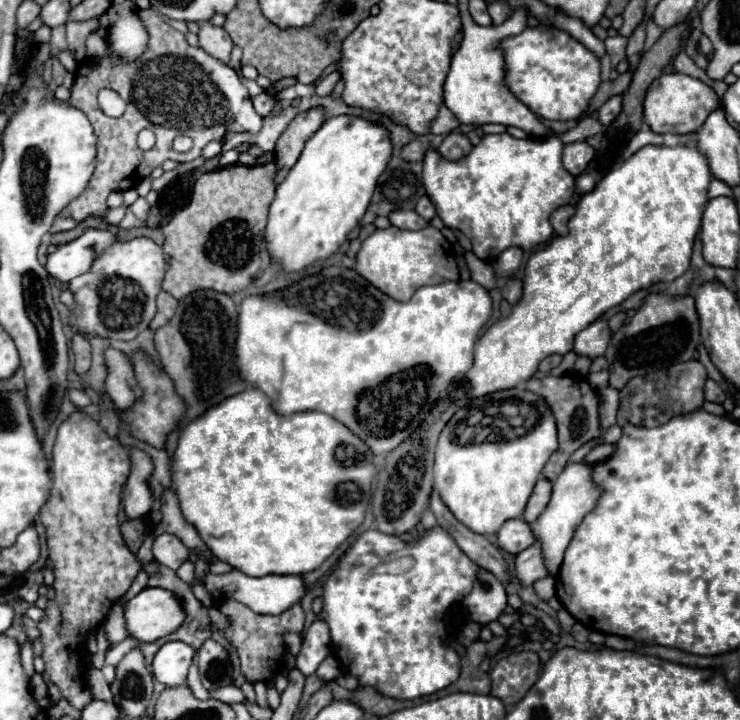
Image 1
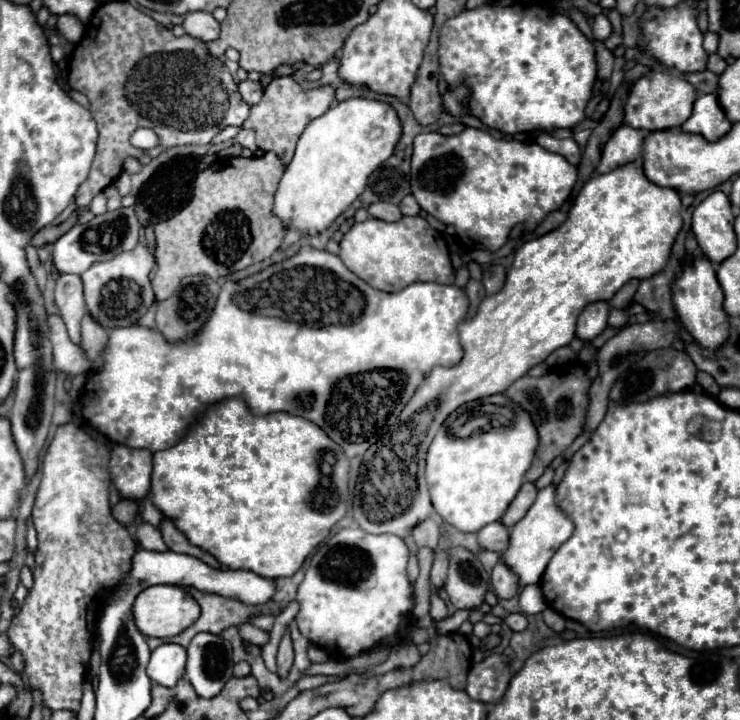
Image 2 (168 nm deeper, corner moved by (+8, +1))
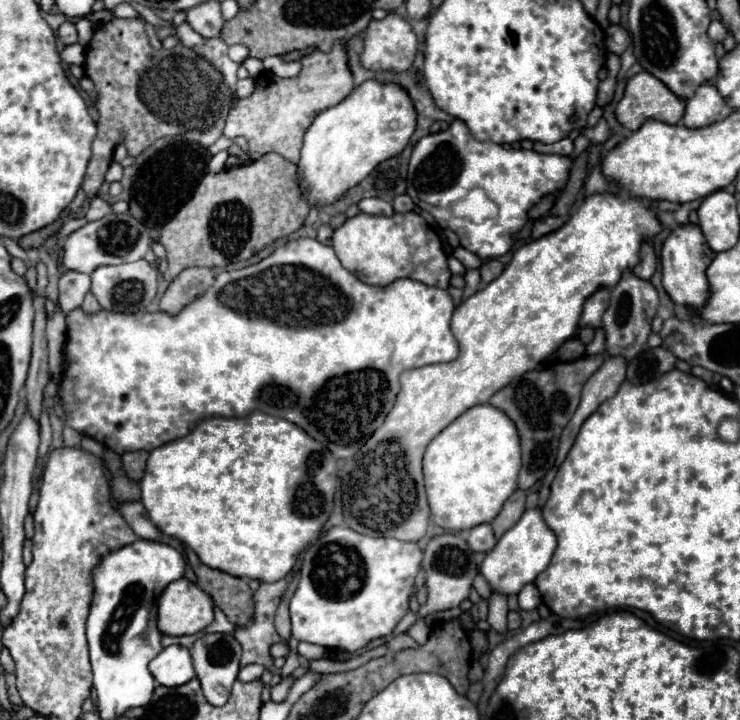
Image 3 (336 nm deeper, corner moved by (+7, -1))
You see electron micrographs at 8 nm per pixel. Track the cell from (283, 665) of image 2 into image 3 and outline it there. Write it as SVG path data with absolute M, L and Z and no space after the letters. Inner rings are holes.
M287 592L279 604L279 610L277 610L277 616L275 616L275 628L277 628L277 634L283 638L283 642L287 642L291 638L291 622L289 622L289 598L291 598L291 592Z

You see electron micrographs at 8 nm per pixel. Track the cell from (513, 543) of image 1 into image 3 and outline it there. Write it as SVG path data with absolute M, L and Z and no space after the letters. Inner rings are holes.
M479 524L467 532L467 544L473 548L473 552L491 552L497 544L497 538L493 534L491 524Z

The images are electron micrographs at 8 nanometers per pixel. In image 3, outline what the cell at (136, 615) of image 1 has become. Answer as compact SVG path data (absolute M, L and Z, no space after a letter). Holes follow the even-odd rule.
M187 578L171 582L157 596L157 628L161 634L197 634L213 622L213 600Z

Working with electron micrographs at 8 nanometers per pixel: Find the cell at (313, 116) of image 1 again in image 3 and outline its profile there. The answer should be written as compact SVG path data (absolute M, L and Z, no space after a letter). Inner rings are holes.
M337 42L329 54L315 50L313 54L301 58L301 66L303 70L297 78L279 78L269 72L263 74L255 92L249 98L241 98L237 108L229 112L223 134L227 138L247 138L251 152L277 152L289 162L299 162L303 134L315 116L331 106L337 106L353 90L353 76L347 68L345 42Z

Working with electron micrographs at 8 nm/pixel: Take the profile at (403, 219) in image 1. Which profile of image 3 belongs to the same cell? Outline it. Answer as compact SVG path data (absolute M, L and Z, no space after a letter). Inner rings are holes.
M363 198L359 202L359 208L365 214L377 214L377 216L393 216L393 206L381 198Z

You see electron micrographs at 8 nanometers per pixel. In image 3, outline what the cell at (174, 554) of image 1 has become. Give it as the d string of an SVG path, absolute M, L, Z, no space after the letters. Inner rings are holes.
M129 502L129 504L121 504L119 506L123 518L127 520L127 524L131 526L131 530L143 538L143 540L159 540L159 530L157 526L149 520L147 510L143 508L141 502Z

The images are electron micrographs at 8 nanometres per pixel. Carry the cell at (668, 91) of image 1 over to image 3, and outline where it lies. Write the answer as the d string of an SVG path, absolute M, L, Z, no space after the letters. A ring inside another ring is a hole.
M639 72L627 82L625 96L617 104L617 110L615 110L617 120L629 130L641 128L641 124L647 122L647 120L659 120L659 122L665 122L665 124L677 124L683 118L683 114L685 114L685 102L679 96L675 96L661 80L657 80L649 72Z

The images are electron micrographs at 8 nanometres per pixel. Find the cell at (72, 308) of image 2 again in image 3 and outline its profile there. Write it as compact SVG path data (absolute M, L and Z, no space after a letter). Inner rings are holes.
M65 272L59 280L59 306L67 316L71 310L83 304L85 294L89 292L91 278L81 272Z

